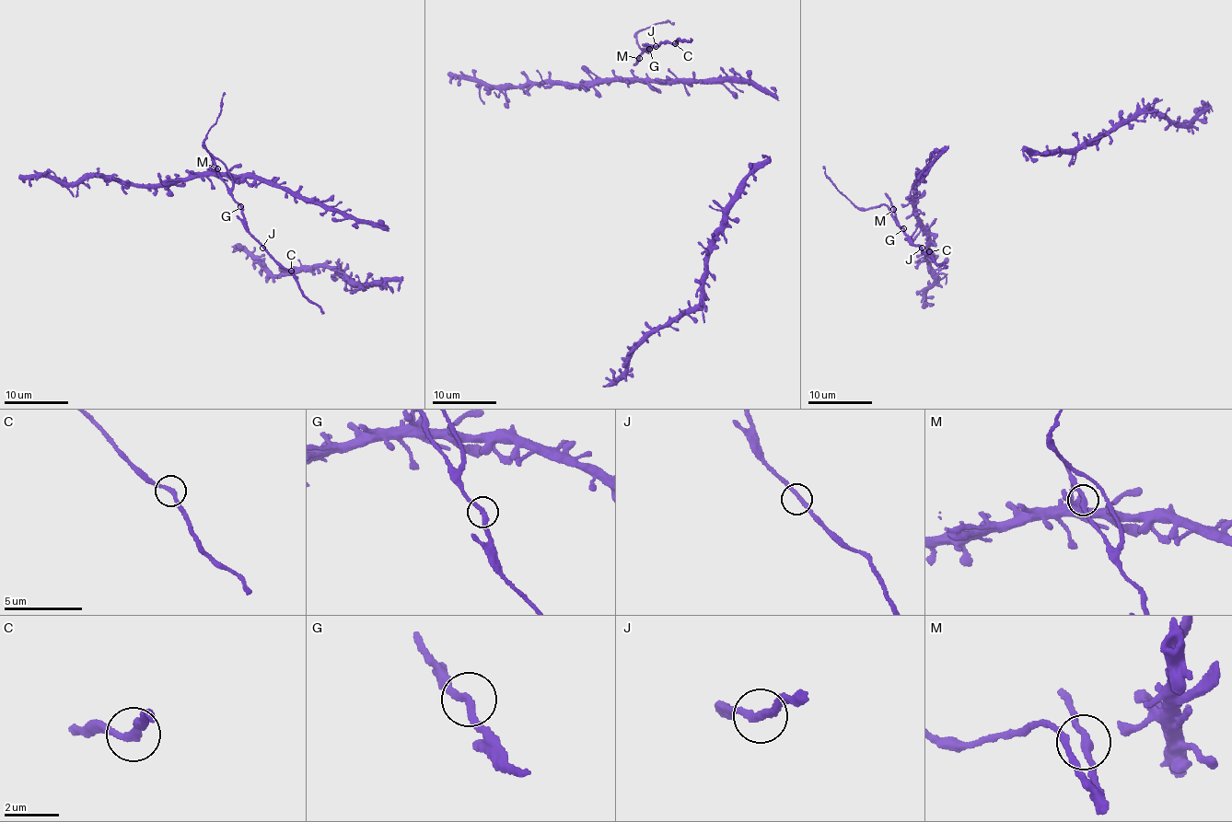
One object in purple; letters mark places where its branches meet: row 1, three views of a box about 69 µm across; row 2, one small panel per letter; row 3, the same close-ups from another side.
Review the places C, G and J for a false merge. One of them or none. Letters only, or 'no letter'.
no letter

